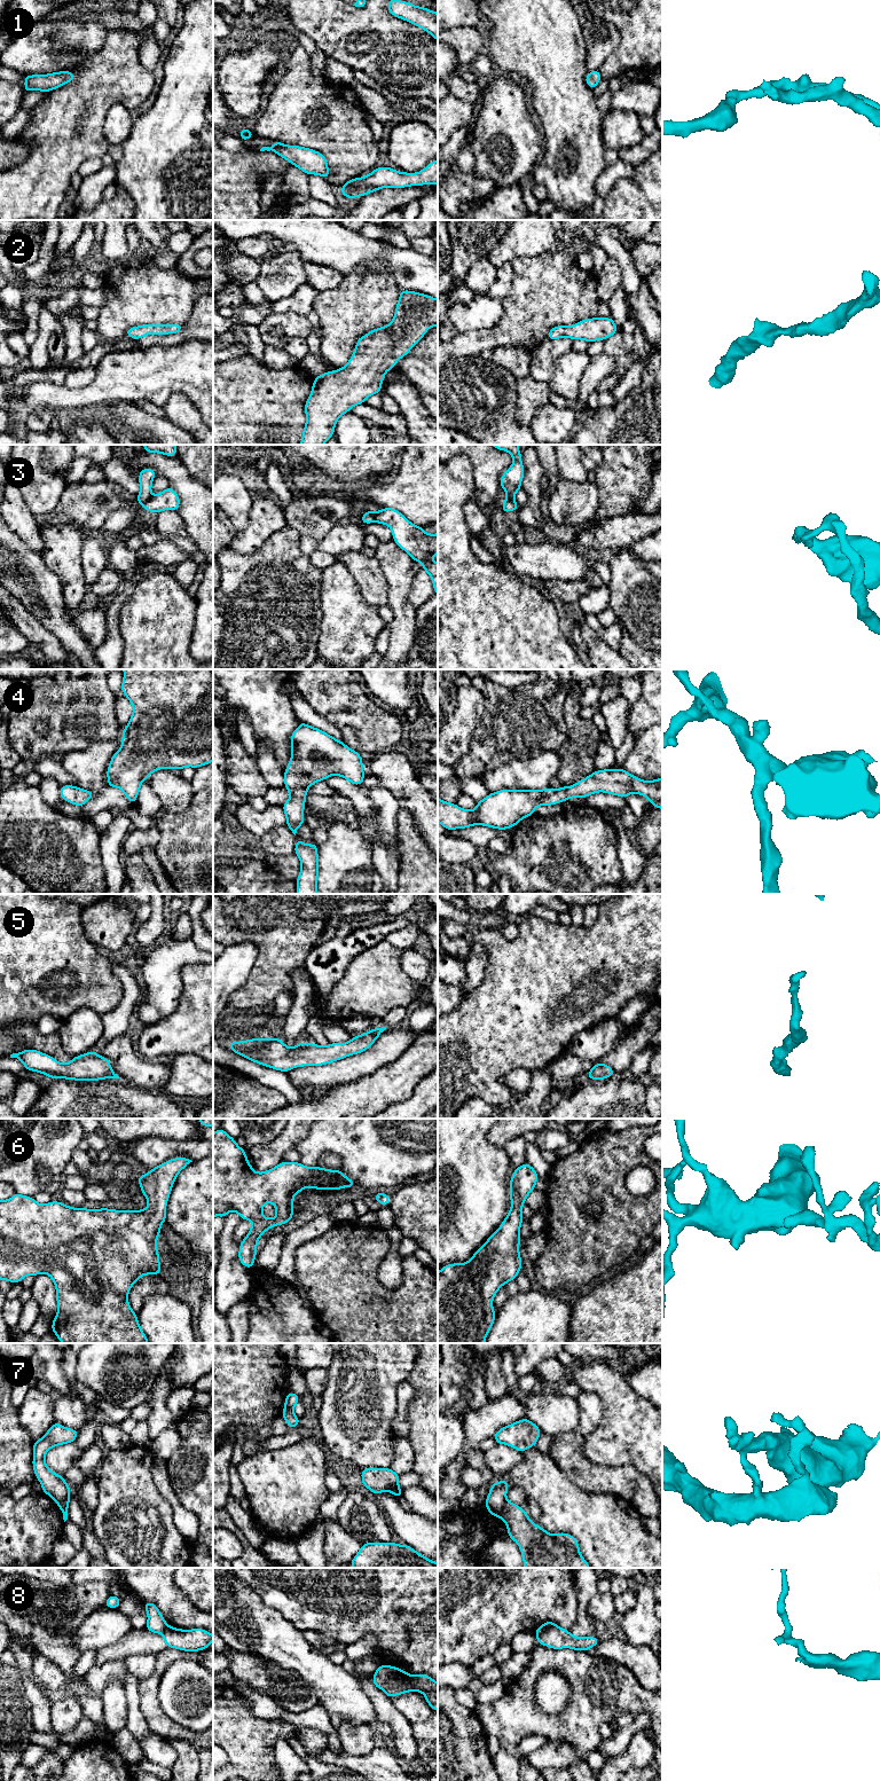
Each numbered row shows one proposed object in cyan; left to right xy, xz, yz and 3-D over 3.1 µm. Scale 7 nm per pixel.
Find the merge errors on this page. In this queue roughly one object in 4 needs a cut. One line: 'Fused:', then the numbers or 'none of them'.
Fused: 3, 7, 8

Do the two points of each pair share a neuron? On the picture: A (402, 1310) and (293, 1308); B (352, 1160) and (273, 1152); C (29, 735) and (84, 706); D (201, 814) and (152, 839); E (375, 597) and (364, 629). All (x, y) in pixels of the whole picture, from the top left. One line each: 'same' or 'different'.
A: different
B: different
C: same
D: different
E: different

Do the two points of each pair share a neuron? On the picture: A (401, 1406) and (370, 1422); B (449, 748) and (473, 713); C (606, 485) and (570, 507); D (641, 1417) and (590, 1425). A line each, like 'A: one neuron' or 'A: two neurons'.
A: two neurons
B: one neuron
C: two neurons
D: two neurons

